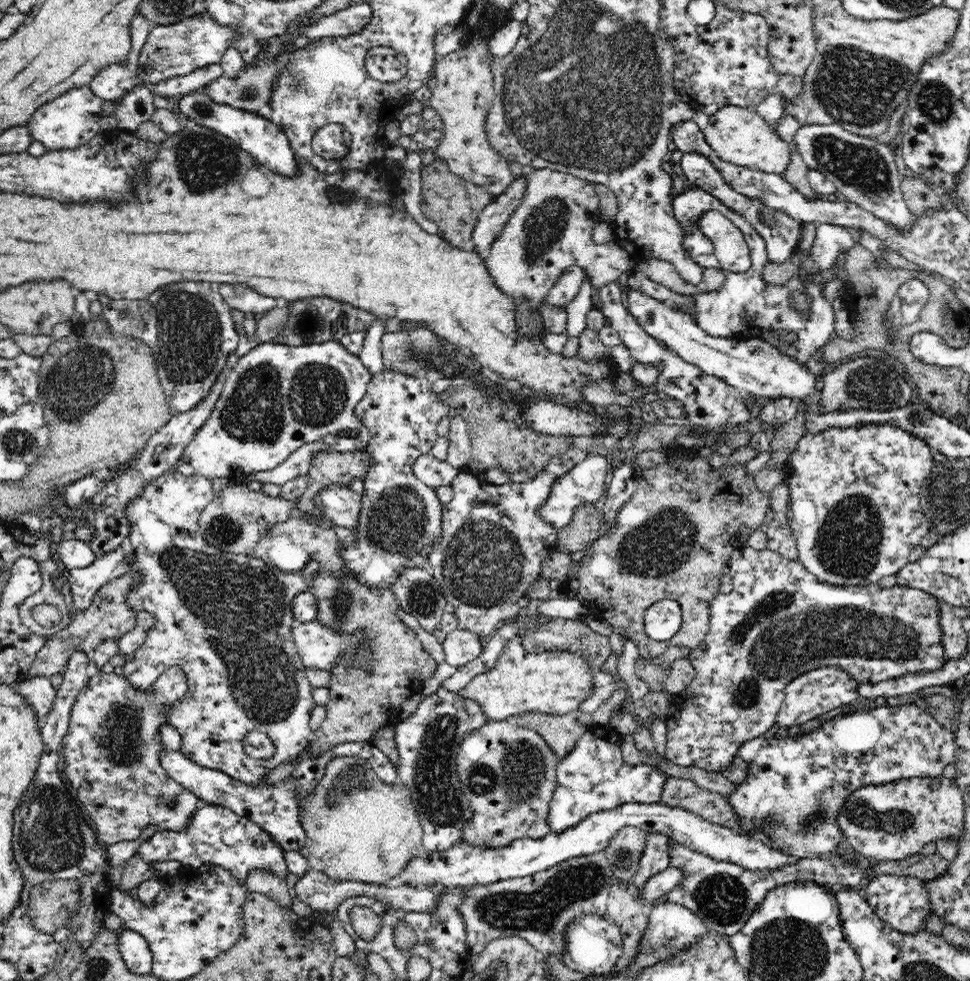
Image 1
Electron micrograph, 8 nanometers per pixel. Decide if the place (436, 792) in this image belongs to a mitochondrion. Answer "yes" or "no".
yes

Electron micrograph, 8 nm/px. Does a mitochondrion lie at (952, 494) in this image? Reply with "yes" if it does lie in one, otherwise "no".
yes

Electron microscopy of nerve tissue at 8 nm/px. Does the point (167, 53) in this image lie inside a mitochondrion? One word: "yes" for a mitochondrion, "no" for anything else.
yes

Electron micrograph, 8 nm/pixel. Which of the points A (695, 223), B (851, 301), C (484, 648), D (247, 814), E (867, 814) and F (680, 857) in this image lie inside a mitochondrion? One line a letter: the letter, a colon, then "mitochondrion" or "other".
A: other
B: other
C: other
D: other
E: mitochondrion
F: other

